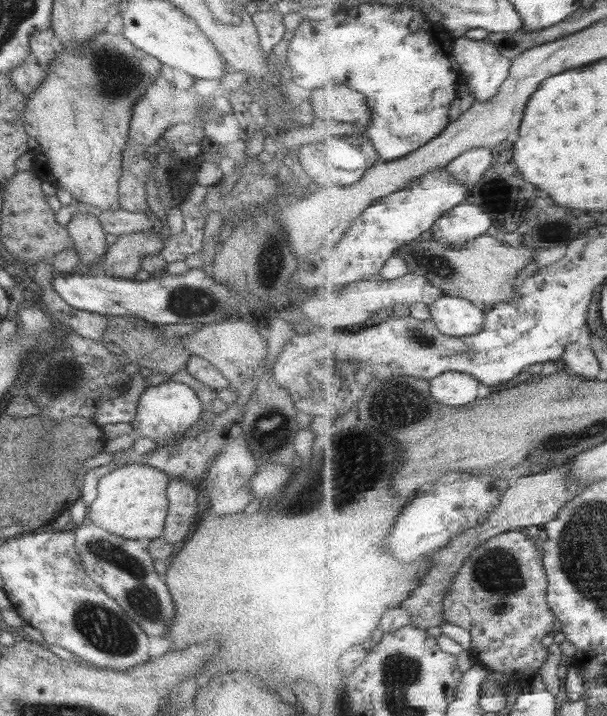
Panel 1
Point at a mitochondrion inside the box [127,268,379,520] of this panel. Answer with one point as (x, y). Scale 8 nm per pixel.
(185, 300)

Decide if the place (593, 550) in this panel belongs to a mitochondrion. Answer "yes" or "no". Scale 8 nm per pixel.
yes

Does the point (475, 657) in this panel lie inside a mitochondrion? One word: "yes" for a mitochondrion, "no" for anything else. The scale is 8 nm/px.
no

